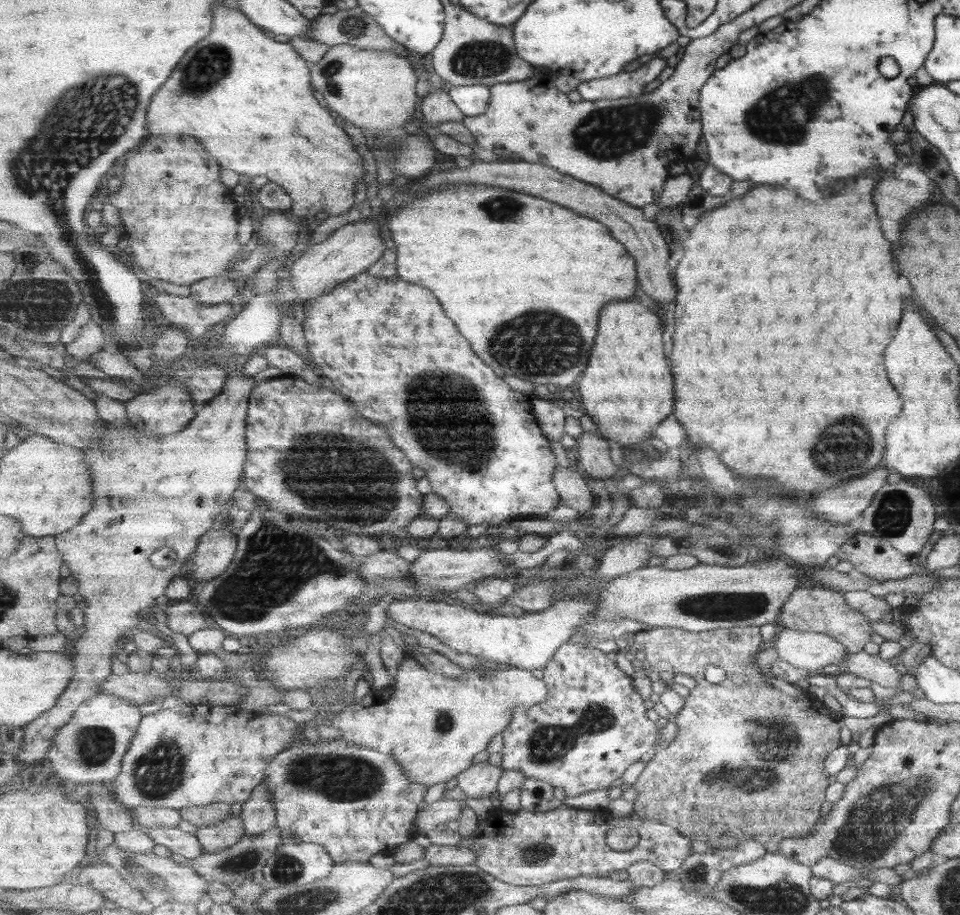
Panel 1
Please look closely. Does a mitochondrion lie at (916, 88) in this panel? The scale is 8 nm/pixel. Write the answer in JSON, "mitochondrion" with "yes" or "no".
{"mitochondrion":"no"}

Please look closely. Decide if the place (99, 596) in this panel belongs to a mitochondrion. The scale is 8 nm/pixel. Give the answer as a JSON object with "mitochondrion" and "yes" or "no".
{"mitochondrion":"no"}

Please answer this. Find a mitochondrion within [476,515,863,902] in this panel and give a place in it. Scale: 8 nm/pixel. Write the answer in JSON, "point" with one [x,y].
{"point":[550,743]}

